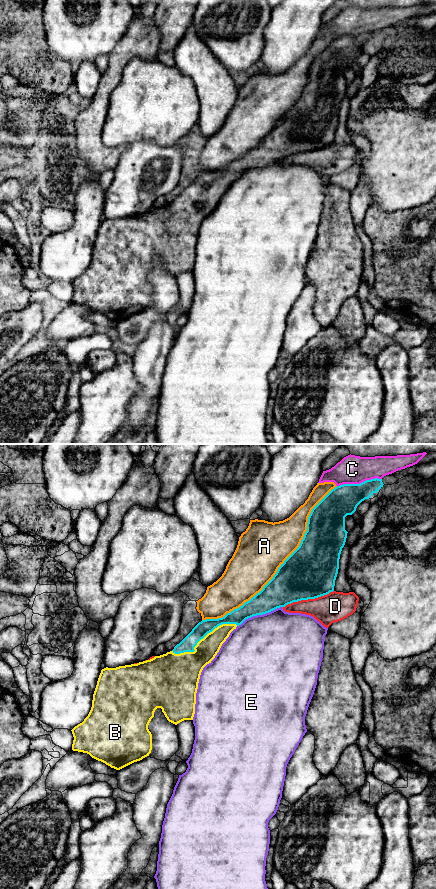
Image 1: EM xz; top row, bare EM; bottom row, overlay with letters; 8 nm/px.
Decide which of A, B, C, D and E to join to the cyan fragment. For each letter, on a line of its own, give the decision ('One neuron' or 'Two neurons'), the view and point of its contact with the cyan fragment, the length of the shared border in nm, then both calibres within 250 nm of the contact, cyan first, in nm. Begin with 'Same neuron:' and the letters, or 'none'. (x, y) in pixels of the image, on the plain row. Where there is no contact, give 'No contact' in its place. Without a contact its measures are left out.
Same neuron: B
A: Two neurons. Touches cyan at xz (280, 118). Shared border 1500 nm. Thickness 420 nm (cyan) against 400 nm
B: One neuron. Touches cyan at xz (202, 190). Shared border 550 nm. Thickness 120 nm (cyan) against 220 nm
C: Two neurons. Touches cyan at xz (360, 35). Shared border 360 nm. Thickness 240 nm (cyan) against 220 nm
D: Two neurons. Touches cyan at xz (308, 150). Shared border 440 nm. Thickness 420 nm (cyan) against 240 nm
E: Two neurons. Touches cyan at xz (259, 166). Shared border 400 nm. Thickness 240 nm (cyan) against 480 nm

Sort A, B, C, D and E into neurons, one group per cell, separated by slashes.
A / B / C / D / E

